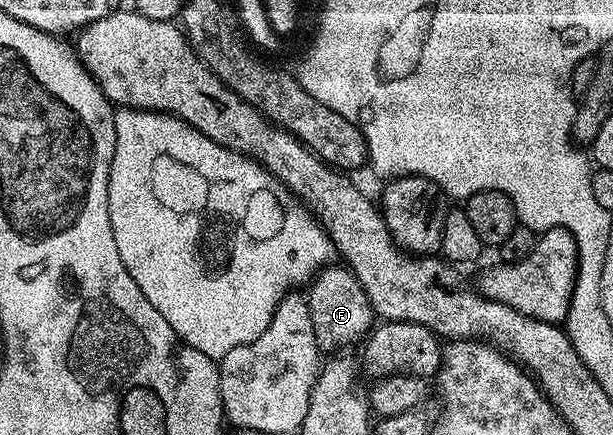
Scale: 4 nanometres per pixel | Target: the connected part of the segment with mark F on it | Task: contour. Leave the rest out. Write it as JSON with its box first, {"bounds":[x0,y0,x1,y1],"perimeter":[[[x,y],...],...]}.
{"bounds":[306,264,374,352],"perimeter":[[[343,264],[325,266],[307,287],[306,297],[312,313],[316,345],[321,351],[340,352],[345,348],[352,348],[348,346],[354,345],[356,341],[359,343],[373,329],[374,315],[370,300],[360,281]]]}

